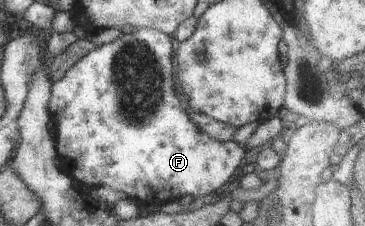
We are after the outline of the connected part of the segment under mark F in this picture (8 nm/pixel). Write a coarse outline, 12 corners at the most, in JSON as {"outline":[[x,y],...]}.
{"outline":[[140,27],[51,84],[63,171],[158,209],[250,156],[176,97]]}

